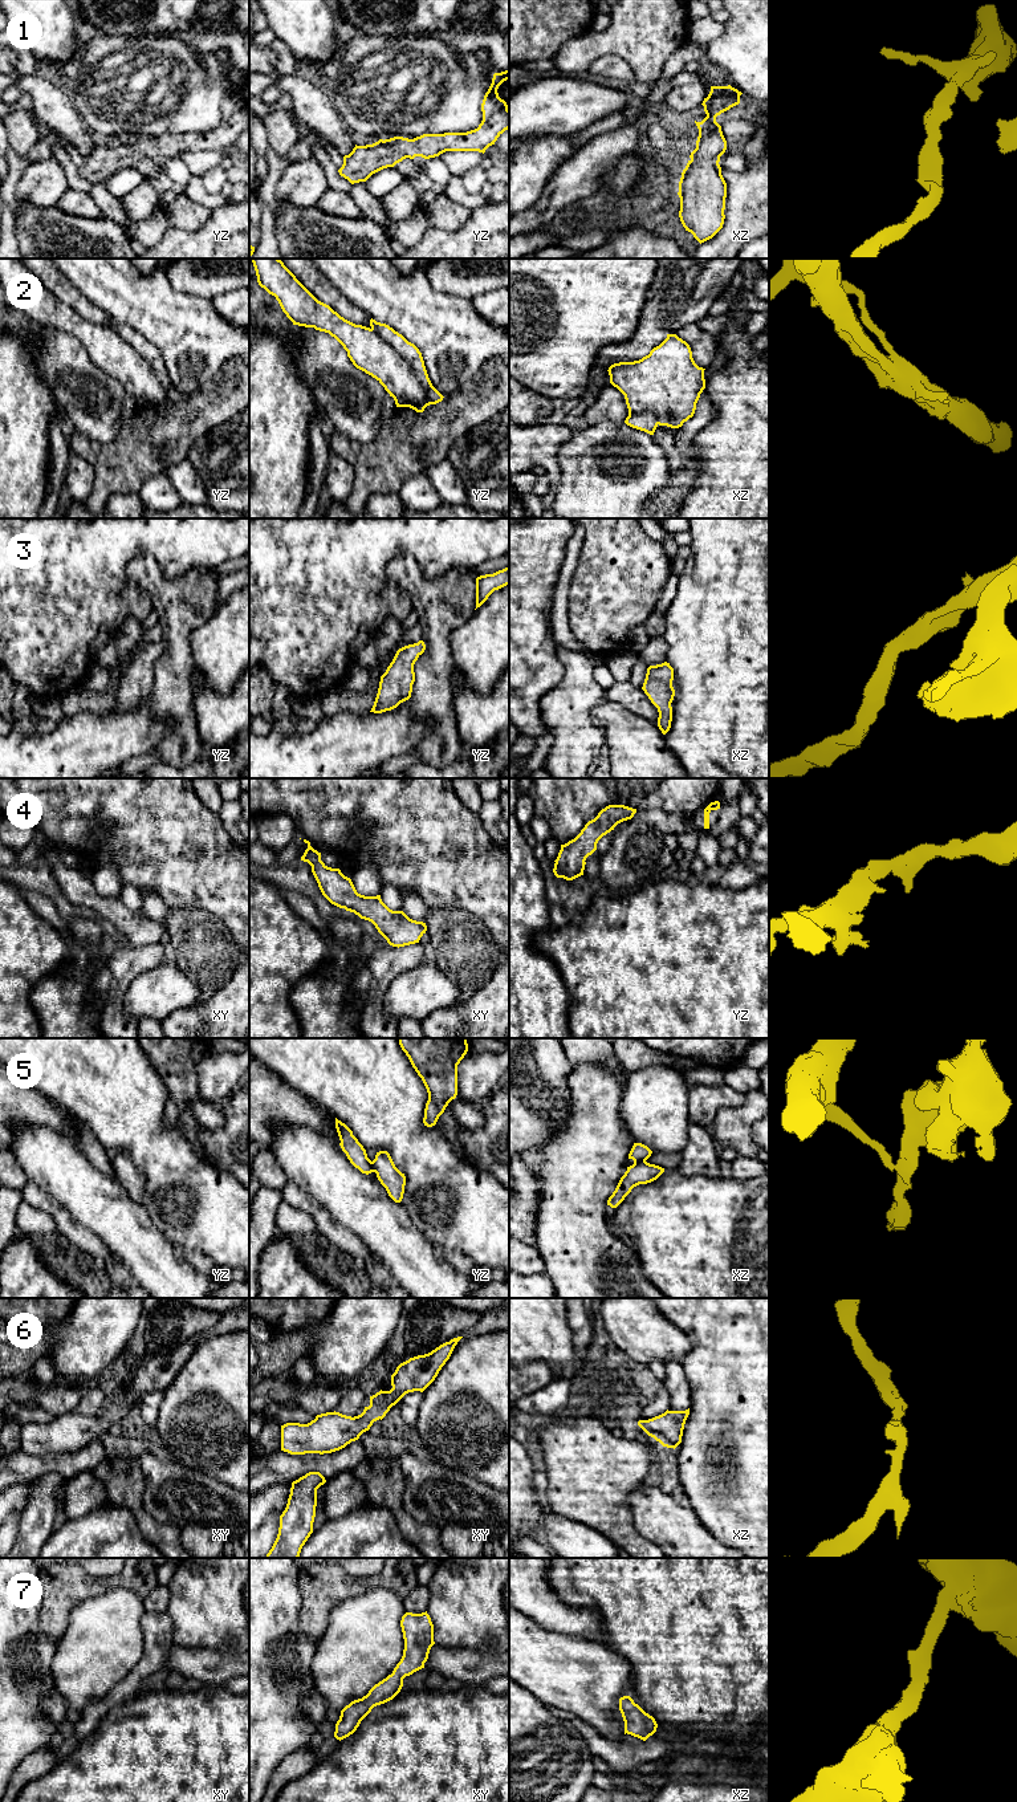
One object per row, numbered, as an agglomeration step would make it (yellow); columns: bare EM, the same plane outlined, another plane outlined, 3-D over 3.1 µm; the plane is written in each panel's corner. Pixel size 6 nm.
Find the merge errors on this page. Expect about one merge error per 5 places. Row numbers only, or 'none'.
2, 5

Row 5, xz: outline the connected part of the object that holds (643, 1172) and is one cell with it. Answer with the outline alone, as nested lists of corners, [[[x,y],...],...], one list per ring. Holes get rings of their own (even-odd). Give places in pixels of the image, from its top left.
[[[640,1162],[627,1167],[627,1171],[621,1177],[615,1191],[609,1197],[607,1205],[617,1208],[634,1187],[651,1183],[656,1180],[663,1172],[664,1168],[647,1162]]]

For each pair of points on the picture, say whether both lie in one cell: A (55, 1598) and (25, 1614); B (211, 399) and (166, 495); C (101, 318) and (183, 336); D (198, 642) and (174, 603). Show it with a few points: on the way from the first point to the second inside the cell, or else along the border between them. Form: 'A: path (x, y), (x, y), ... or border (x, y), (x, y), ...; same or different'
A: border (39, 1613), (40, 1627), (55, 1640); different
B: border (165, 472), (151, 475), (138, 491); different
C: border (86, 297), (112, 317); different
D: border (215, 610), (188, 638), (192, 663); different

